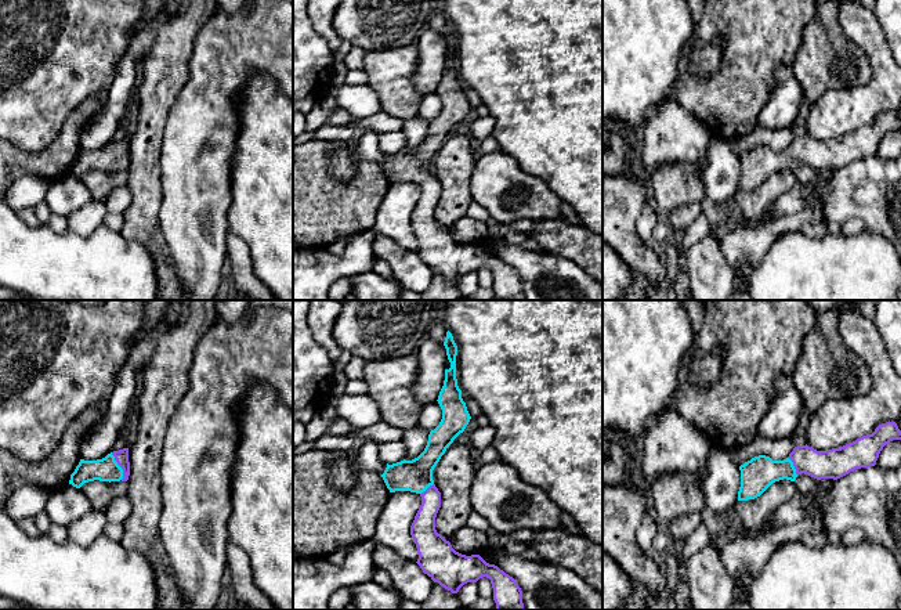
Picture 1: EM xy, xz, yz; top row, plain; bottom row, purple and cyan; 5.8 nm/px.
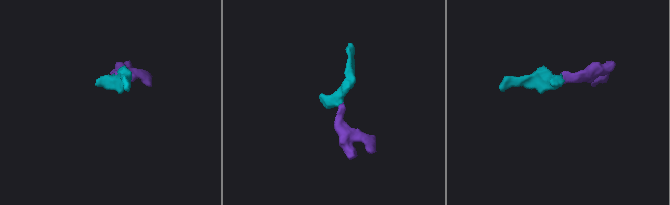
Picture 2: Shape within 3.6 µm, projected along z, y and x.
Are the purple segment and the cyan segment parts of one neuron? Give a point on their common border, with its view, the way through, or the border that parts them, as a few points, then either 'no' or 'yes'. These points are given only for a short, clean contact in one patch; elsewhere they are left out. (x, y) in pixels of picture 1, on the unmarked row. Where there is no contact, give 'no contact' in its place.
meets purple in xy at (119, 155); runs through xy (122, 145), (119, 155), (107, 159); yes

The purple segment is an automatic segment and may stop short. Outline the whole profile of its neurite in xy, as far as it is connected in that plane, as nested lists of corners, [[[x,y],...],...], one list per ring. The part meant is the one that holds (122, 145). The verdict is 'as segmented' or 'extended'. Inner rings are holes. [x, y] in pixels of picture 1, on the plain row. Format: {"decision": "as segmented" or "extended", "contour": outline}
{"decision": "extended", "contour": [[[129,138],[113,141],[102,149],[80,149],[70,165],[69,174],[80,178],[84,173],[99,172],[127,172],[130,166]]]}

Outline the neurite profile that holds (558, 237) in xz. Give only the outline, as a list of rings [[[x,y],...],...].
[[[564,219],[535,221],[528,235],[544,252],[575,261],[603,284],[603,235]]]

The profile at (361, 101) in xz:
[[[343,83],[332,86],[329,93],[334,94],[340,108],[350,112],[354,118],[370,118],[381,111],[380,98],[369,83]]]

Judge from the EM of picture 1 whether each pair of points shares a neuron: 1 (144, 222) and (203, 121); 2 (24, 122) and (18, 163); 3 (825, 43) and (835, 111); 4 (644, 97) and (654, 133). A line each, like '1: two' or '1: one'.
1: two
2: two
3: two
4: two

